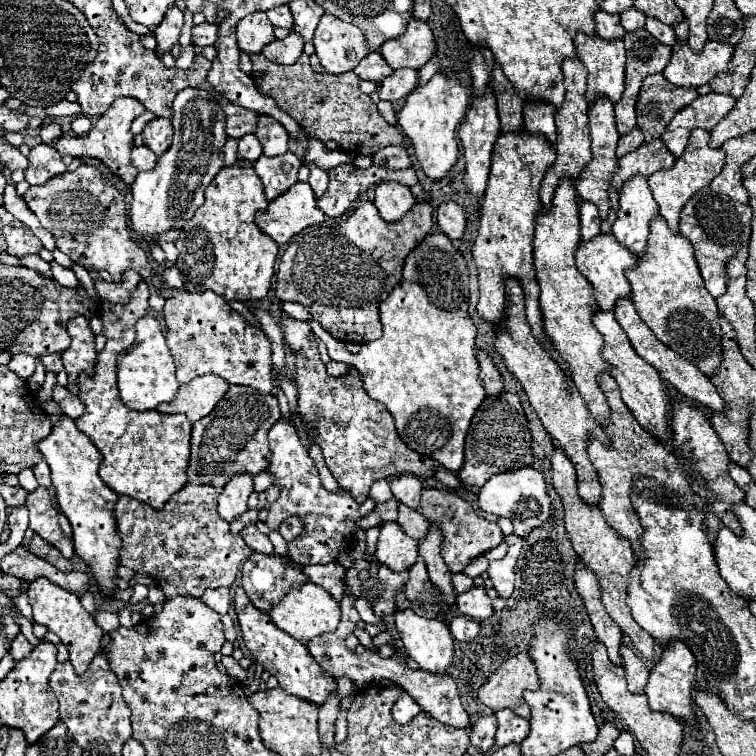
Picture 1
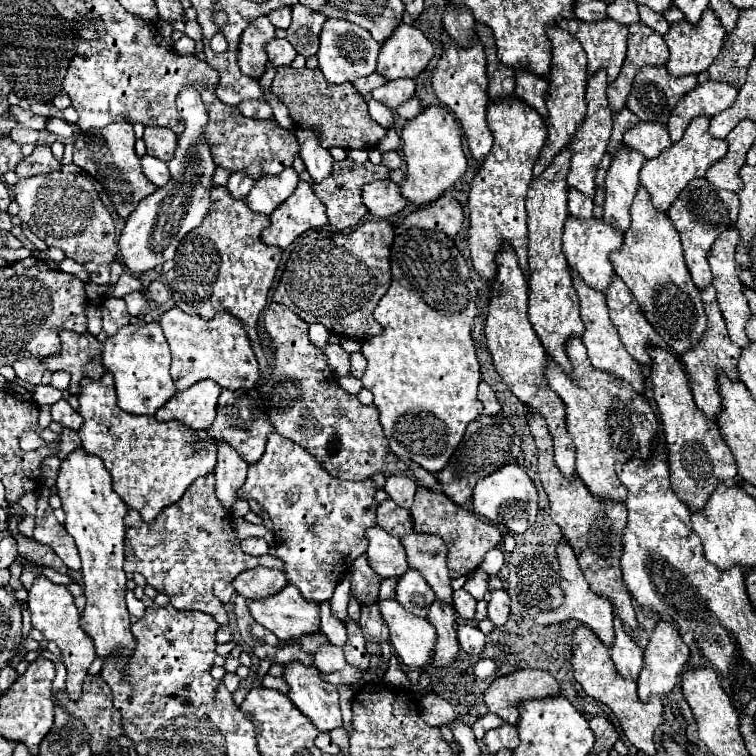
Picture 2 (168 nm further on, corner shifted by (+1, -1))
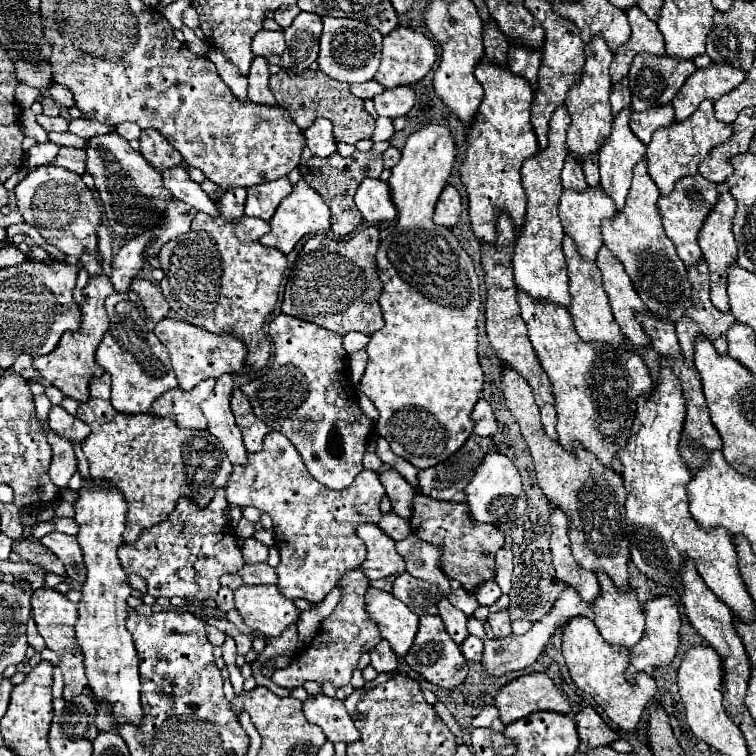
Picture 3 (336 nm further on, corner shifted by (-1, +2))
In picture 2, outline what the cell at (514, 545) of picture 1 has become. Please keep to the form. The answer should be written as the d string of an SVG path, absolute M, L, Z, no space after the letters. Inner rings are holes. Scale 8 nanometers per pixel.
M497 589L491 593L489 599L489 619L493 621L493 625L505 625L507 617L509 617L509 593L505 589Z

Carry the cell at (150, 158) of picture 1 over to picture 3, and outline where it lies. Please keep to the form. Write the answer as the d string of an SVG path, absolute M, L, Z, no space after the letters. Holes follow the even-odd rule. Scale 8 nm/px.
M183 166L177 168L169 168L165 172L161 172L165 188L173 192L173 196L177 200L183 200L187 204L191 204L197 212L205 212L209 216L217 216L217 206L215 202L201 190L201 186L197 182L193 182L187 174L187 170Z

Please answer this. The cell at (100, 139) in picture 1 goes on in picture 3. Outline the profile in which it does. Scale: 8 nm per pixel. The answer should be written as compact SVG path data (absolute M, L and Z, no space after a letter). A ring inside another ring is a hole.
M117 132L95 136L87 142L87 172L95 180L95 188L101 196L101 204L113 234L133 238L153 228L153 224L161 224L165 204L173 200L173 194L163 188L161 174Z

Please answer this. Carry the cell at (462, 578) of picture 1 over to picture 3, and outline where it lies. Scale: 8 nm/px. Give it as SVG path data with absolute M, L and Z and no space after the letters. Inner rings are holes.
M485 582L483 586L479 586L475 590L475 598L477 598L477 602L481 606L491 606L493 602L499 600L499 596L501 596L501 590L499 590L499 586L495 582Z

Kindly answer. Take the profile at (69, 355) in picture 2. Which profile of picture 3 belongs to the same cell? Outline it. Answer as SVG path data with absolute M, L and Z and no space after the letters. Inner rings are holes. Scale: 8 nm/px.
M85 286L83 288L83 296L85 302L79 306L81 310L81 328L79 331L67 331L63 334L61 342L57 344L57 348L47 354L47 356L39 356L33 360L33 368L45 376L55 388L59 388L63 392L63 396L69 396L77 402L85 402L89 400L89 382L91 378L99 378L103 374L103 368L95 364L95 350L97 344L101 342L101 336L105 334L105 328L109 328L109 318L105 312L105 296L113 294L111 286Z

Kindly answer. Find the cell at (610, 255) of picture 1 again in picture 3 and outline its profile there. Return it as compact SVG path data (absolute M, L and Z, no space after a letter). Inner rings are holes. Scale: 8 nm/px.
M595 186L595 188L587 188L583 192L577 192L577 190L563 190L561 194L561 200L559 200L559 218L561 218L561 224L565 228L565 234L573 236L575 244L577 244L577 250L581 254L581 258L585 260L595 260L603 240L601 240L601 220L603 218L611 218L613 214L617 212L613 200L605 194L605 190L601 186Z

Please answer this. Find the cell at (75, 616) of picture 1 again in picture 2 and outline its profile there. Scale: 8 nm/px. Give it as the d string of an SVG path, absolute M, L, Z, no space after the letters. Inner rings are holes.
M39 575L35 583L29 589L27 605L31 609L31 623L35 629L39 629L47 641L55 641L61 649L63 663L67 667L67 693L71 699L79 699L81 695L81 683L87 675L87 669L95 655L95 645L91 643L91 637L81 627L81 613L75 607L75 597L69 593L67 587L51 583L45 575Z

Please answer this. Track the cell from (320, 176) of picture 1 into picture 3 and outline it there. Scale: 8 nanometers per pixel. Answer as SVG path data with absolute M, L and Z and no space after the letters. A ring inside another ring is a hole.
M317 118L303 134L307 138L307 146L313 152L313 156L327 158L337 150L335 138L331 132L331 122L327 118Z

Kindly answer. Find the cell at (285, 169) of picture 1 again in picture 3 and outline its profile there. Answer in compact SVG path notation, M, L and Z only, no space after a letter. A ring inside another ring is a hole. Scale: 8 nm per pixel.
M279 178L265 184L255 184L253 188L247 188L247 200L245 200L245 216L255 216L261 220L269 220L279 206L279 202L289 196L291 184L287 178Z

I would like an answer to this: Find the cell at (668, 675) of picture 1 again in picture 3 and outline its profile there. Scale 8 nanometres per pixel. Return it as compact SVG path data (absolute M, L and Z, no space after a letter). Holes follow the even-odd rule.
M655 596L655 598L647 600L647 604L645 604L645 632L643 632L641 640L637 642L637 646L633 646L633 652L629 652L627 676L633 678L639 670L649 672L659 666L667 666L675 658L677 648L679 648L679 628L681 628L681 616L679 616L677 602L673 598Z

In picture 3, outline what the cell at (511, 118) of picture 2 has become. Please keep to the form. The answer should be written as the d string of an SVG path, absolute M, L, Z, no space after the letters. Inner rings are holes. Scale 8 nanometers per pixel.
M479 62L475 66L475 78L483 86L485 96L483 102L467 130L465 138L465 160L459 168L461 182L469 194L469 216L473 234L481 244L495 242L495 222L501 212L507 212L515 228L521 228L525 218L525 190L521 186L519 168L525 158L533 156L539 146L529 120L533 88L529 82L511 70L491 64Z

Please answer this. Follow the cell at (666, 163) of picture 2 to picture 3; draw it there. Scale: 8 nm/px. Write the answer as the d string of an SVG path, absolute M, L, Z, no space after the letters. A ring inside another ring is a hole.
M703 100L693 118L687 118L683 122L673 122L665 128L657 128L657 132L653 132L651 144L647 146L645 158L649 176L653 178L661 194L667 196L679 178L695 174L699 162L711 152L711 148L731 138L731 130L733 130L731 124L725 124L715 118L711 100Z

